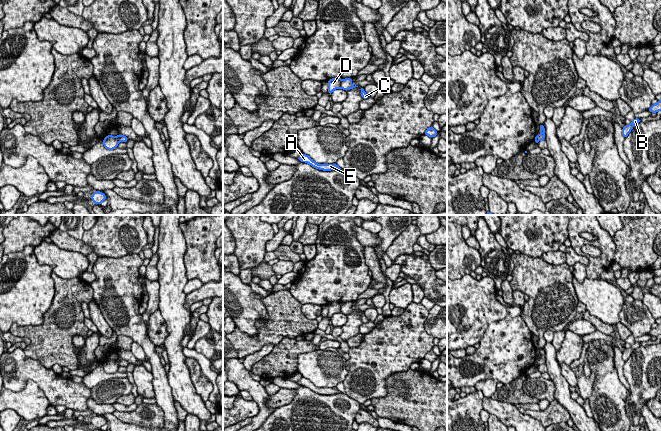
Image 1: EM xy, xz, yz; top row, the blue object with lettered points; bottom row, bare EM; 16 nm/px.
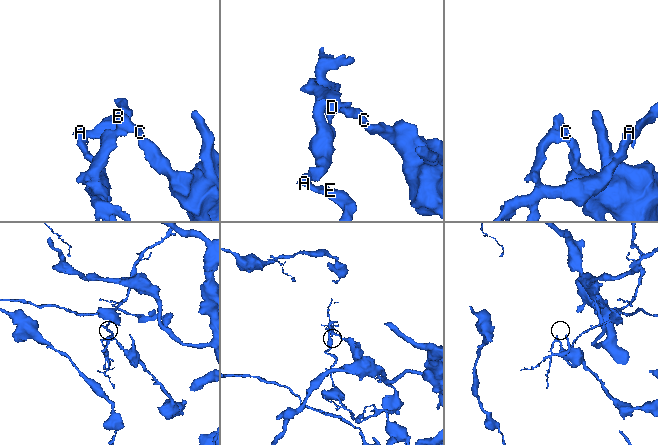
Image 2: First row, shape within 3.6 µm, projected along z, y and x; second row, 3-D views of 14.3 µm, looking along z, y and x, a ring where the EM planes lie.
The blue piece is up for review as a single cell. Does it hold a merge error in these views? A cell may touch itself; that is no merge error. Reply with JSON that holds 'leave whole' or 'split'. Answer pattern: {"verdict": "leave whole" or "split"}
{"verdict": "split"}

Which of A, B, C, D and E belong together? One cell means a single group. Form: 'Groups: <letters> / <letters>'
Groups: A B D E / C

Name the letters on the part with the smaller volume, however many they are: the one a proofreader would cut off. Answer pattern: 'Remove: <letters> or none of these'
Remove: C

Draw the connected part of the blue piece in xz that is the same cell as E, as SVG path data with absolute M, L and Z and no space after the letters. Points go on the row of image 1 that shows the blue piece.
M302 153L300 157L298 158L299 161L305 162L312 167L323 170L323 171L331 171L331 170L338 170L341 169L338 165L336 164L318 164L315 161L313 161L308 155Z

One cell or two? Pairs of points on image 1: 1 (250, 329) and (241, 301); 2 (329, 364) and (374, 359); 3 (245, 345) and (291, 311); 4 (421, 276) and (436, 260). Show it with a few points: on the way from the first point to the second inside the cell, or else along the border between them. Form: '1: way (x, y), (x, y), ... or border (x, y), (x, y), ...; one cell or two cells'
1: way (245, 322), (245, 308); one cell
2: border (346, 360), (347, 374), (342, 381); two cells
3: way (256, 342), (280, 322); one cell
4: border (427, 255), (430, 264), (436, 270); two cells

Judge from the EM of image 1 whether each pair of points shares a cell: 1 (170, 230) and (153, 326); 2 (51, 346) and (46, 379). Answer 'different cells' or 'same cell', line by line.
1: different cells
2: different cells

